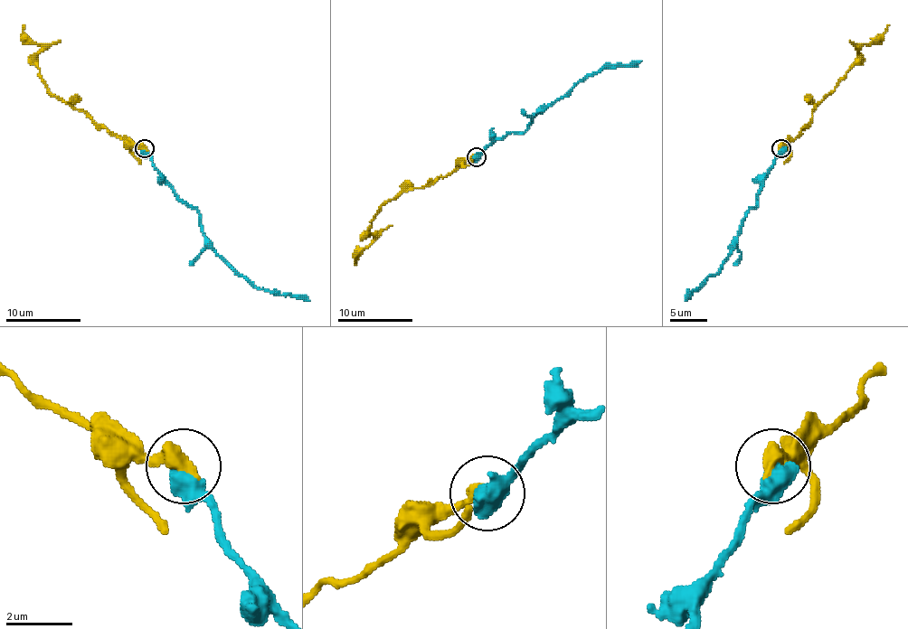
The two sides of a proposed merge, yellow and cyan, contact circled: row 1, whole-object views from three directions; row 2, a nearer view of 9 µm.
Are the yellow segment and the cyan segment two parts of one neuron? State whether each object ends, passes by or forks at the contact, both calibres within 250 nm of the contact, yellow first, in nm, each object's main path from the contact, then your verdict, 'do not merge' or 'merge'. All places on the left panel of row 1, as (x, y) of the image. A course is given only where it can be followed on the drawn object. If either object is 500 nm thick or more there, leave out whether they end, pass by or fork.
480 nm thick on the yellow side, 700 nm on the other; yellow runs (145, 148), (129, 146), (82, 111), (52, 96), (36, 61), (42, 43), (33, 43), (23, 31), (24, 25); cyan runs (145, 148), (159, 177), (180, 199), (197, 211), (208, 244), (238, 274), (274, 295), (294, 295), (309, 300); do not merge

